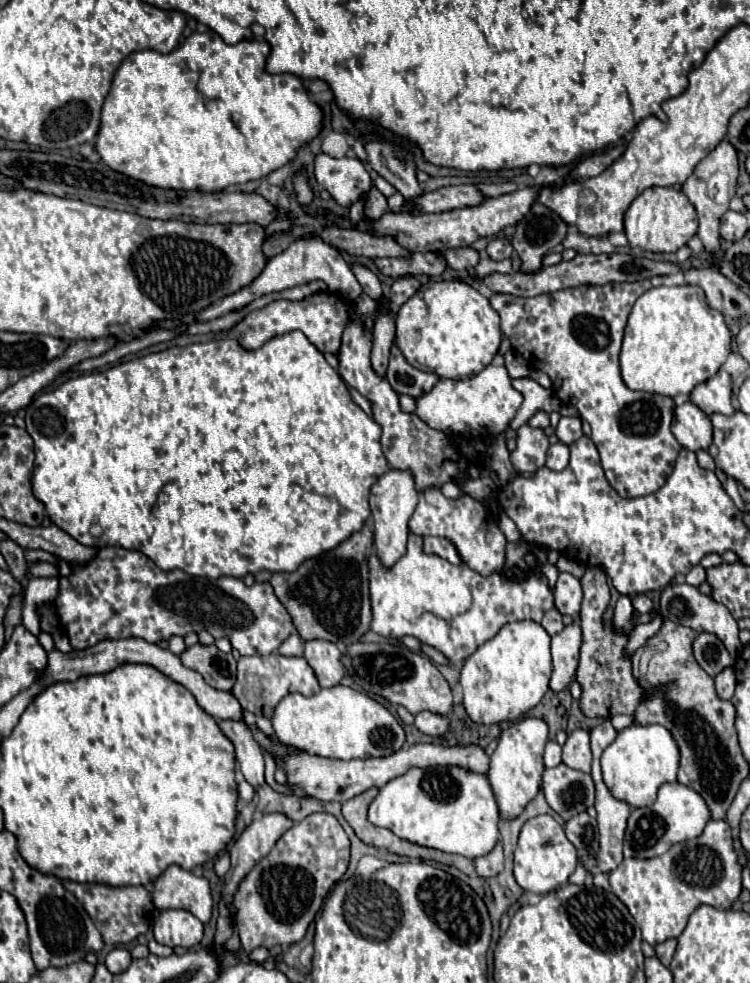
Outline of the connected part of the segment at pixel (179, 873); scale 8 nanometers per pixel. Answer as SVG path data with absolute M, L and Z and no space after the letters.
M169 866L153 886L153 902L157 908L183 908L203 924L211 920L213 898L209 880L181 866Z

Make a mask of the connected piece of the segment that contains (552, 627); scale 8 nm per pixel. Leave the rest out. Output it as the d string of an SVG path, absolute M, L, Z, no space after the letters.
M551 608L545 616L543 616L543 620L541 620L541 624L543 624L543 628L547 630L547 634L549 636L553 636L553 634L557 634L559 630L563 630L563 622L561 622L561 614L559 614L559 610L557 608Z

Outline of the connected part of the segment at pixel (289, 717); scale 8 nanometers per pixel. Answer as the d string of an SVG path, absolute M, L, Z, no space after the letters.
M341 684L323 688L311 698L305 698L301 694L285 696L275 708L273 728L283 744L297 746L309 754L339 760L391 756L405 744L403 726L381 702L373 700L365 692Z

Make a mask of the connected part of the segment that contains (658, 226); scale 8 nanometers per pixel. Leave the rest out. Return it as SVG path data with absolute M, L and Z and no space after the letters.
M649 188L641 192L625 212L629 246L647 252L677 252L697 232L697 212L689 198L675 188Z

